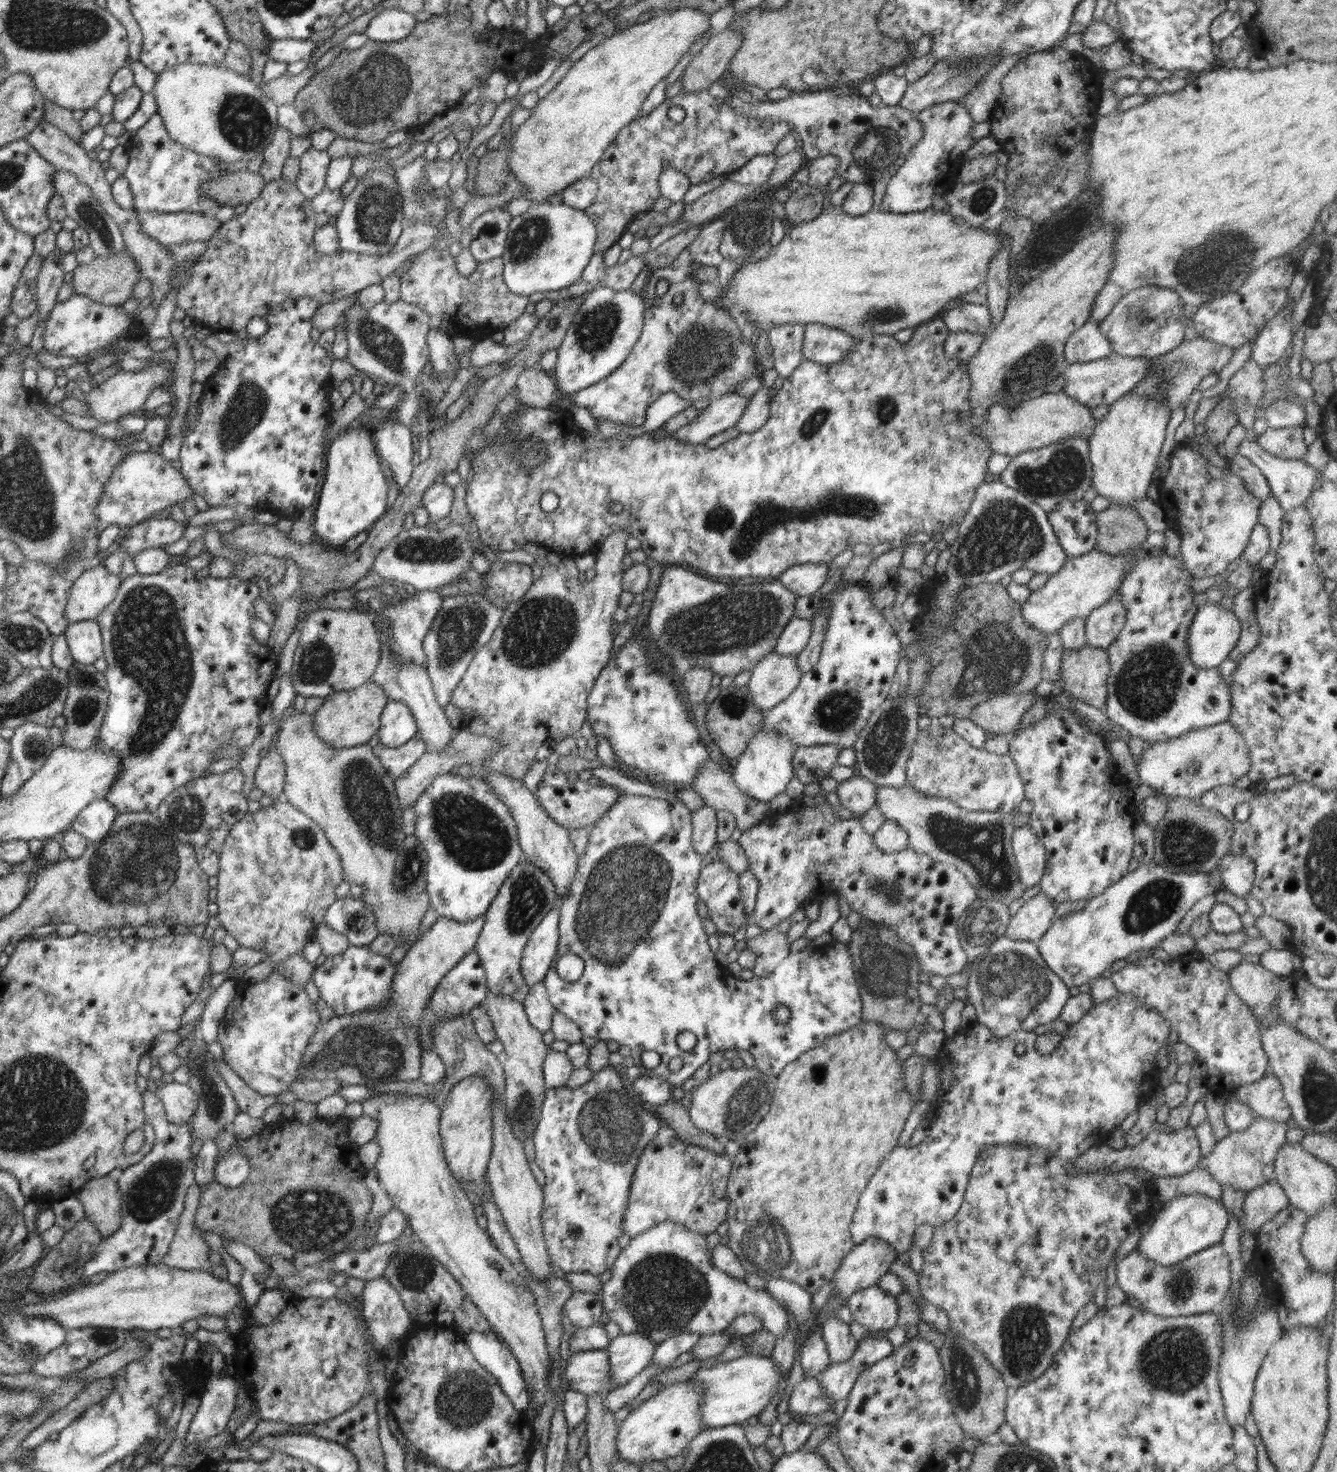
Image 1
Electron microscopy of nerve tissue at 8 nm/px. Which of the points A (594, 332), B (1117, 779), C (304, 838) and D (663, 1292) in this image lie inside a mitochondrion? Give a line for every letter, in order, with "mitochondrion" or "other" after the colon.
A: mitochondrion
B: other
C: mitochondrion
D: mitochondrion

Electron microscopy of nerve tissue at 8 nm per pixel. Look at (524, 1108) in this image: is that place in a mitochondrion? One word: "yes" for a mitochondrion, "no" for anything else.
yes

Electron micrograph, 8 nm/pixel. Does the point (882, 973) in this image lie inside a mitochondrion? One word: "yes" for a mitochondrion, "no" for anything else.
yes

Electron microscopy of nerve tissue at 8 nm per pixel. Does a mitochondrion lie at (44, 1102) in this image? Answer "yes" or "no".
yes

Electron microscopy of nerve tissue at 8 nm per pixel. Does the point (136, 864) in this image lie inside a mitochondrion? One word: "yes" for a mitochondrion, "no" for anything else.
yes

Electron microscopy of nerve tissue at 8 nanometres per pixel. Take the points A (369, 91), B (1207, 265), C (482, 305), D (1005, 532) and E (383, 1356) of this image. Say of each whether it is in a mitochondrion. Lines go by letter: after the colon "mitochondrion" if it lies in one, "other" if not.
A: mitochondrion
B: mitochondrion
C: other
D: mitochondrion
E: other

